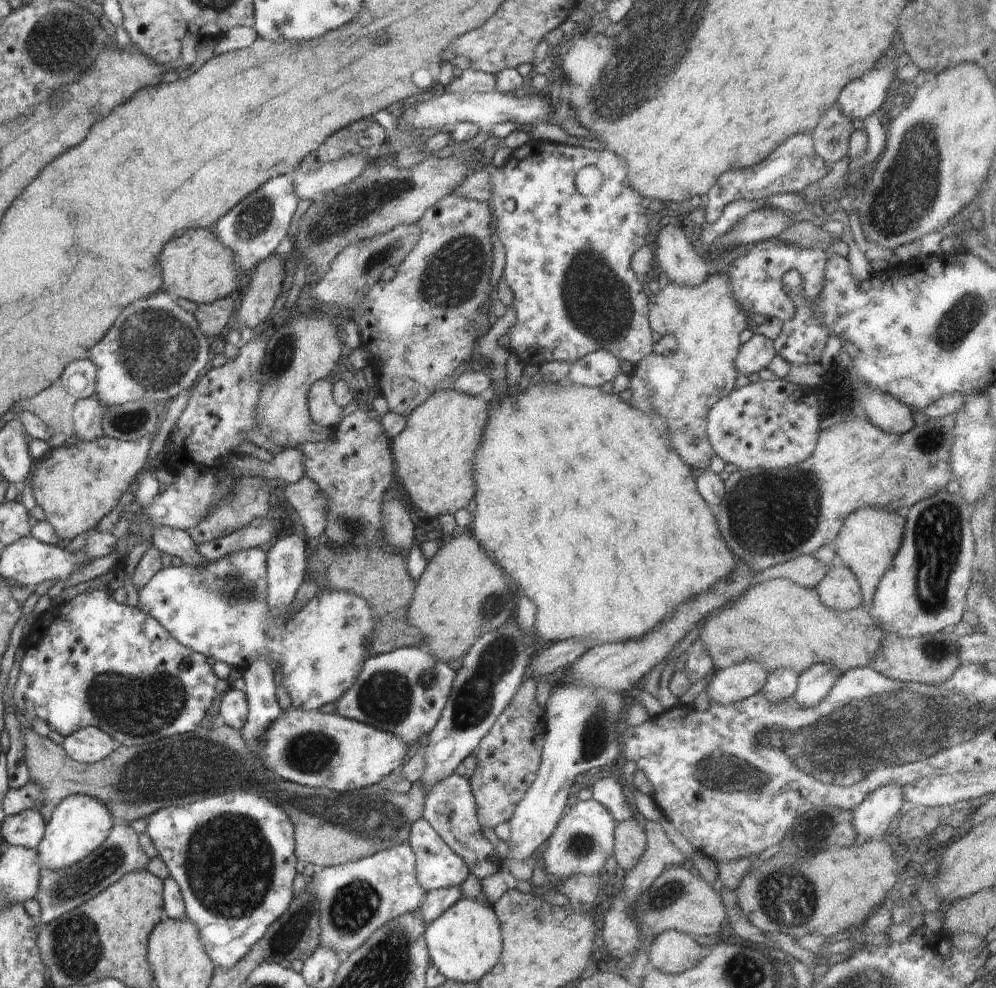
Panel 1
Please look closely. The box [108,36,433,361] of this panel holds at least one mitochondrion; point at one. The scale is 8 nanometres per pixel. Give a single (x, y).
(350, 207)

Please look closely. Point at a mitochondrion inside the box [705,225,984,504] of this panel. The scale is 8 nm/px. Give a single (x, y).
(932, 440)

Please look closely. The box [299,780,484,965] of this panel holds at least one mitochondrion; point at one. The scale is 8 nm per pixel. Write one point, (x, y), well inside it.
(355, 905)

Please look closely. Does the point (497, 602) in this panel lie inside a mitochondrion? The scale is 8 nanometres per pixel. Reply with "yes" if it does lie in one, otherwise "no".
yes

